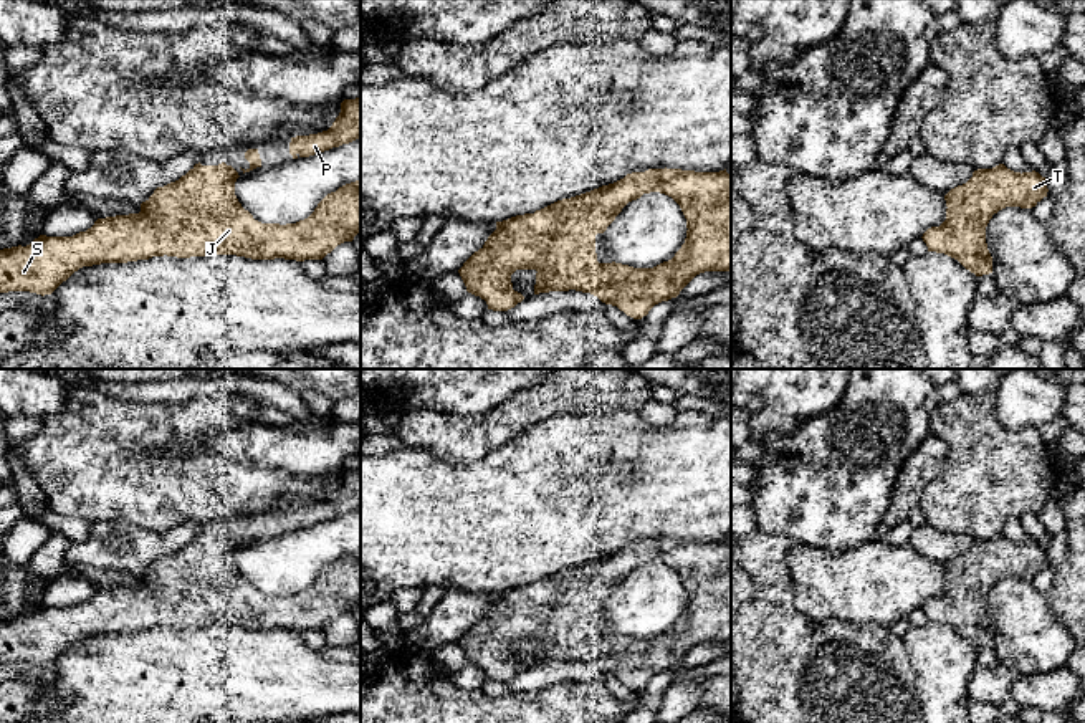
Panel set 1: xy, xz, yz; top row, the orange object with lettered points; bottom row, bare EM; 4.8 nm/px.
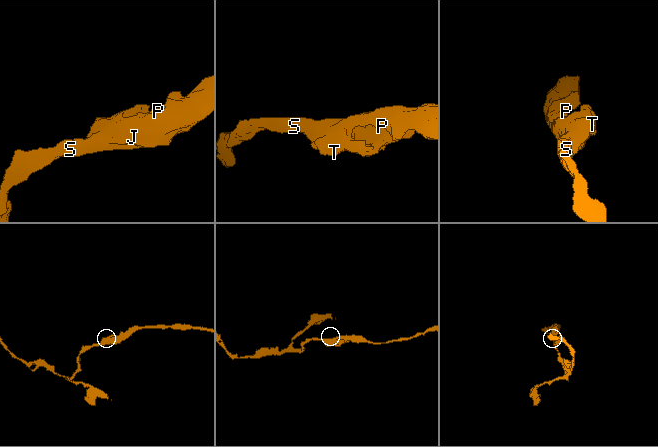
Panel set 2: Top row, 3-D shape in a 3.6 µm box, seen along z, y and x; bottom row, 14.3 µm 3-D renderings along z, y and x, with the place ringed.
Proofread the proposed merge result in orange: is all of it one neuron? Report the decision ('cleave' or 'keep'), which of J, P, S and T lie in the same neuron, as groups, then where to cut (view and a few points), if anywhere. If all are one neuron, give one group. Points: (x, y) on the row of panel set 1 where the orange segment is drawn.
keep; J P S T; no cut

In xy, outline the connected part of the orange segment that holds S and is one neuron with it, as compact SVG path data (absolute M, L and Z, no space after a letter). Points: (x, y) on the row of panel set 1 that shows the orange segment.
M225 162L195 164L179 180L157 187L141 203L139 213L98 218L91 228L73 237L40 235L26 247L0 250L0 293L30 291L51 294L83 266L127 263L152 256L237 255L251 260L323 260L337 245L352 242L361 232L361 180L327 194L314 212L296 223L261 223L241 207L235 195L238 172Z

